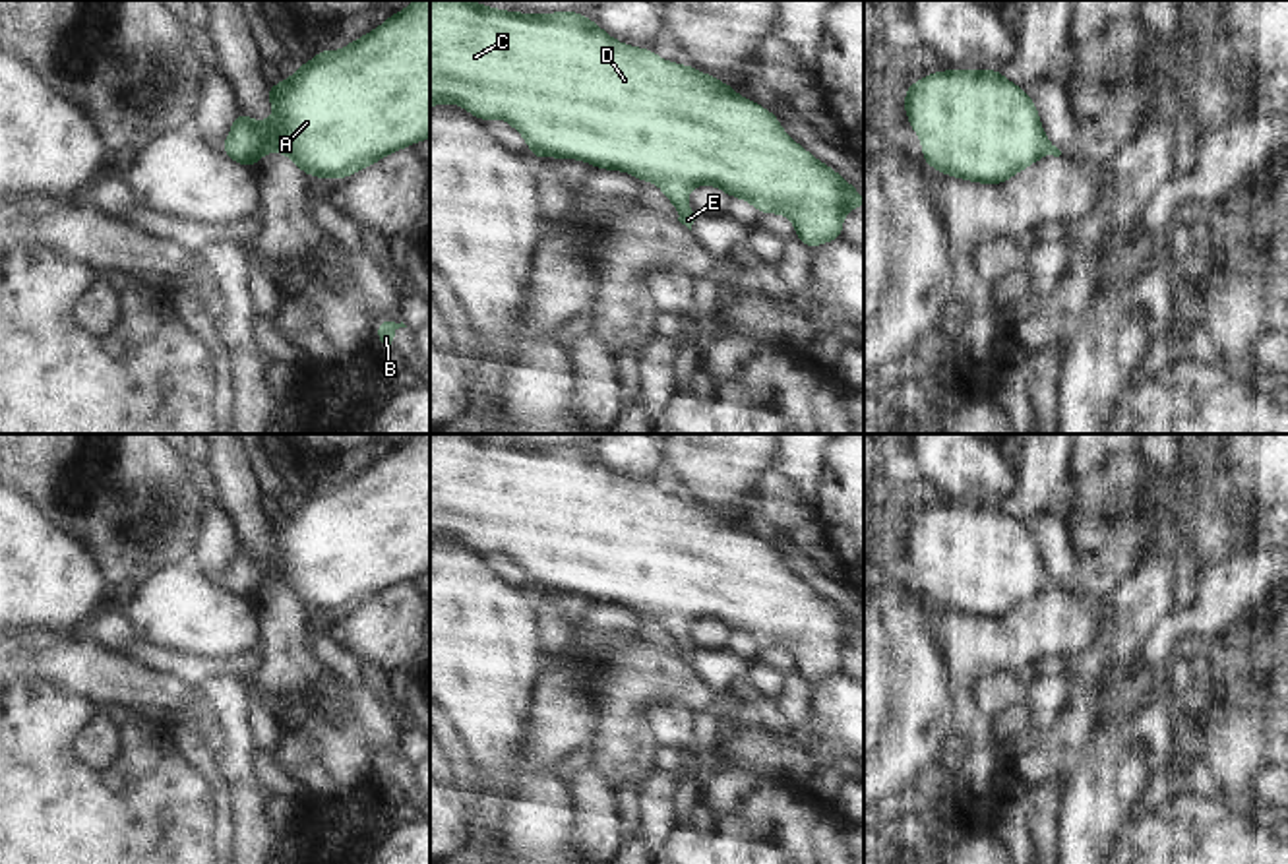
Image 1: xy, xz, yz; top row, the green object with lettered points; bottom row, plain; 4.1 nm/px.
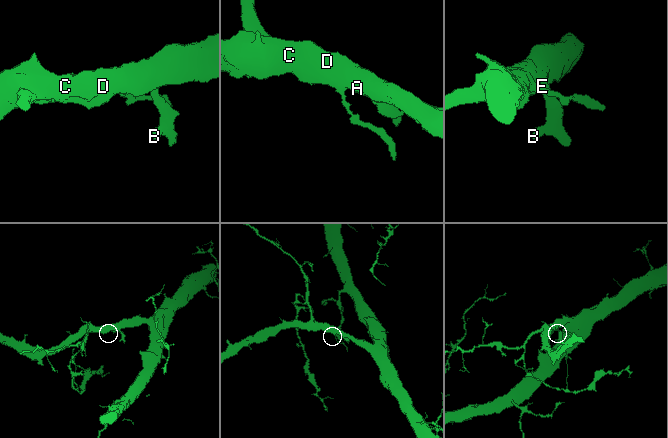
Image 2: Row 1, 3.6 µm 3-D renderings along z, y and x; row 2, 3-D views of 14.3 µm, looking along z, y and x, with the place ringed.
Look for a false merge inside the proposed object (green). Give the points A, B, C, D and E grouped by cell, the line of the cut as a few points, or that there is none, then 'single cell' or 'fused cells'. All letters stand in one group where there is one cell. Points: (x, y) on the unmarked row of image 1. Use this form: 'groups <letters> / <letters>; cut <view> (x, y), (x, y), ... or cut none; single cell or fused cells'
groups A B C D E; cut none; single cell

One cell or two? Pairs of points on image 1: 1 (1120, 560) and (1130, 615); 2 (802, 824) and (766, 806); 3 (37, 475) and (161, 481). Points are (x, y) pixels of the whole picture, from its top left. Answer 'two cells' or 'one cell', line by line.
1: two cells
2: one cell
3: one cell

